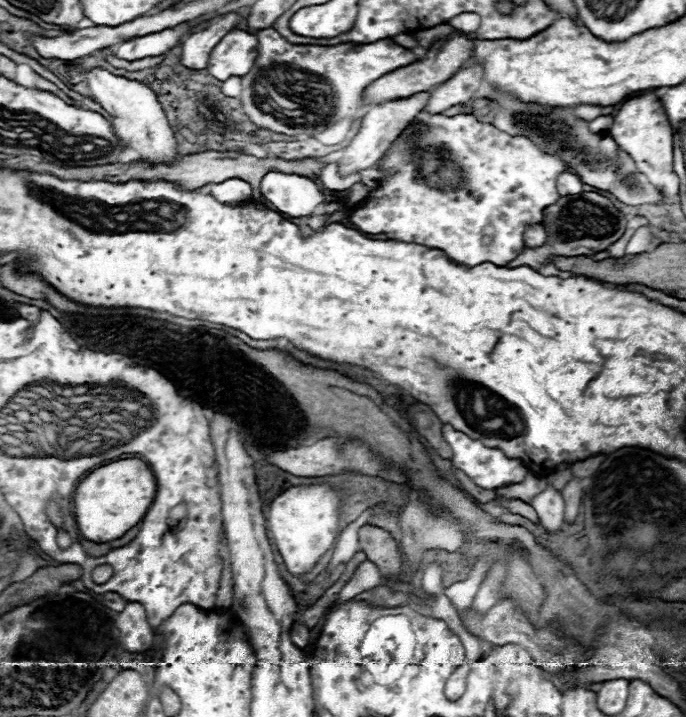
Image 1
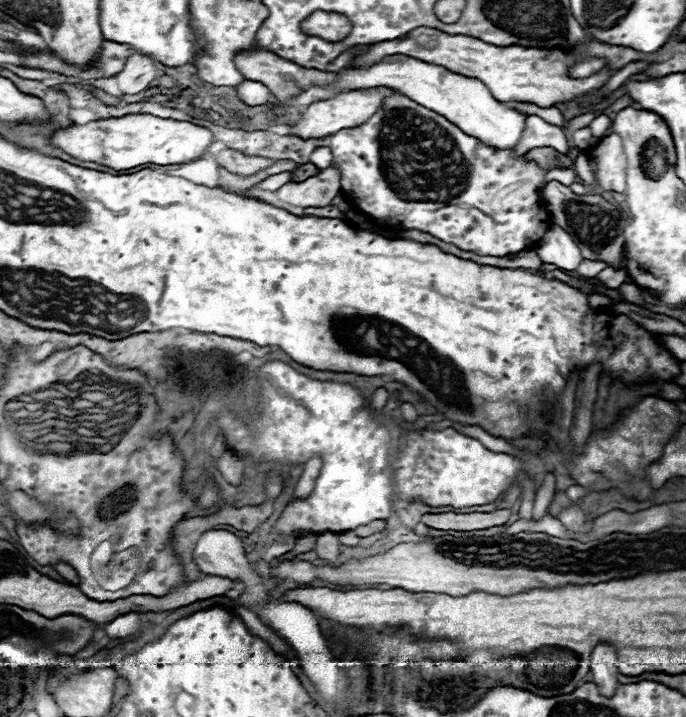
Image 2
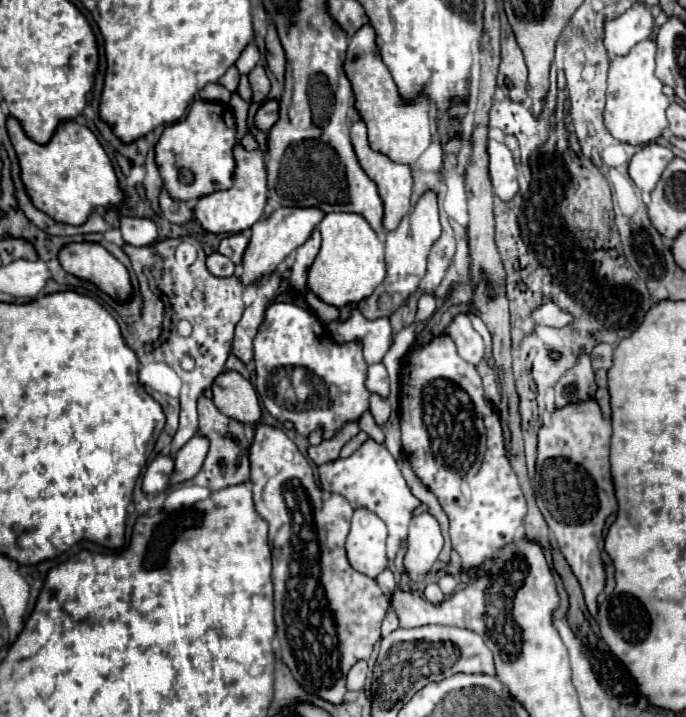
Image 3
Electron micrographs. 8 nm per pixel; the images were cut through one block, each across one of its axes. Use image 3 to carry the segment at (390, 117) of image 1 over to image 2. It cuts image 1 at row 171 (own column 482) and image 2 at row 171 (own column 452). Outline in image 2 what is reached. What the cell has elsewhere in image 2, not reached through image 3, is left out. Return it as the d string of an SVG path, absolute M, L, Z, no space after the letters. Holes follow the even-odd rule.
M332 164L324 170L320 170L316 176L310 176L304 182L282 186L280 190L276 190L276 194L282 202L302 206L302 208L326 206L342 190L340 180L342 180L340 168L336 164Z

